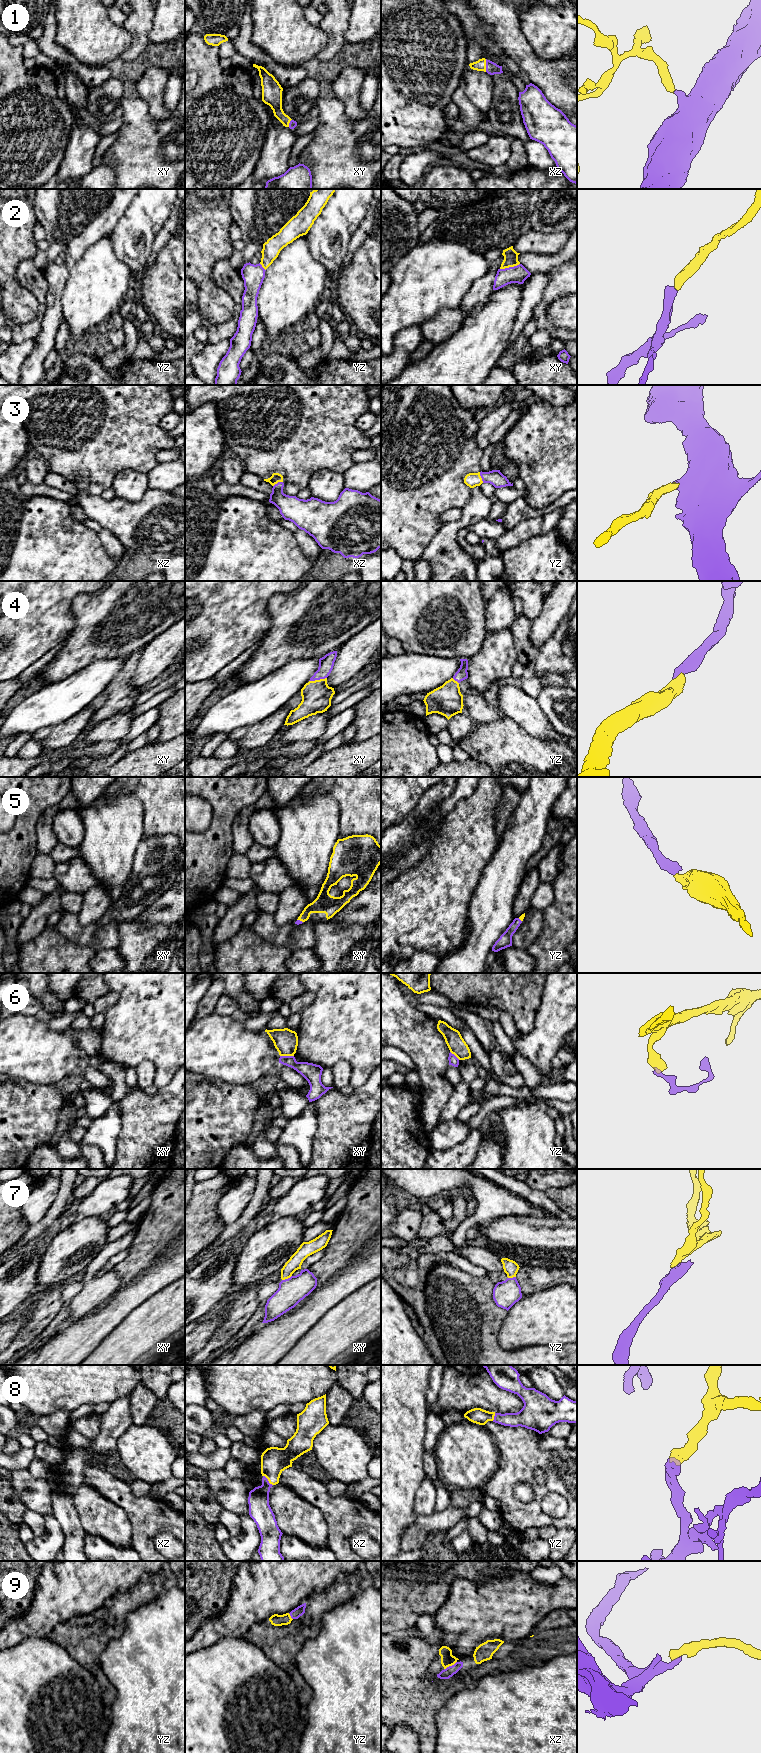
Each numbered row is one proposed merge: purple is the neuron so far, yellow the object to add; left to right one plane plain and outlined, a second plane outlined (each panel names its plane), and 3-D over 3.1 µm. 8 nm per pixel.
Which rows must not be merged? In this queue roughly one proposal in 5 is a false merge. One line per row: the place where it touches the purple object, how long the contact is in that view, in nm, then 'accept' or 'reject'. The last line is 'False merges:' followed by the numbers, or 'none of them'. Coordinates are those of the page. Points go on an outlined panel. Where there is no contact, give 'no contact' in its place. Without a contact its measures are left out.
1: meets purple in xz at (486, 65); contact 100 nm long; accept
2: meets purple in xy at (509, 267); contact 170 nm long; accept
3: meets purple in yz at (481, 477); contact 90 nm long; accept
4: meets purple in xy at (317, 679); contact 150 nm long; accept
5: meets purple in xy at (299, 920); contact 50 nm long; accept
6: meets purple in xy at (287, 1056); contact 110 nm long; reject
7: meets purple in xy at (286, 1279); contact 90 nm long; accept
8: meets purple in xz at (267, 1480); contact 120 nm long; accept
9: meets purple in xz at (450, 1666); contact 120 nm long; accept
False merges: 6

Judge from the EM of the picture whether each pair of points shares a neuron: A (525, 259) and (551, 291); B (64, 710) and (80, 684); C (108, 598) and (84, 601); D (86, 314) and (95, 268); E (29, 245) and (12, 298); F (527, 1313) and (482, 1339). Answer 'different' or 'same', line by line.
A: different
B: same
C: same
D: same
E: same
F: different

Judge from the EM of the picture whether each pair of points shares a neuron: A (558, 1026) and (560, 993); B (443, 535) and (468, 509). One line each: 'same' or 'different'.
A: same
B: same

